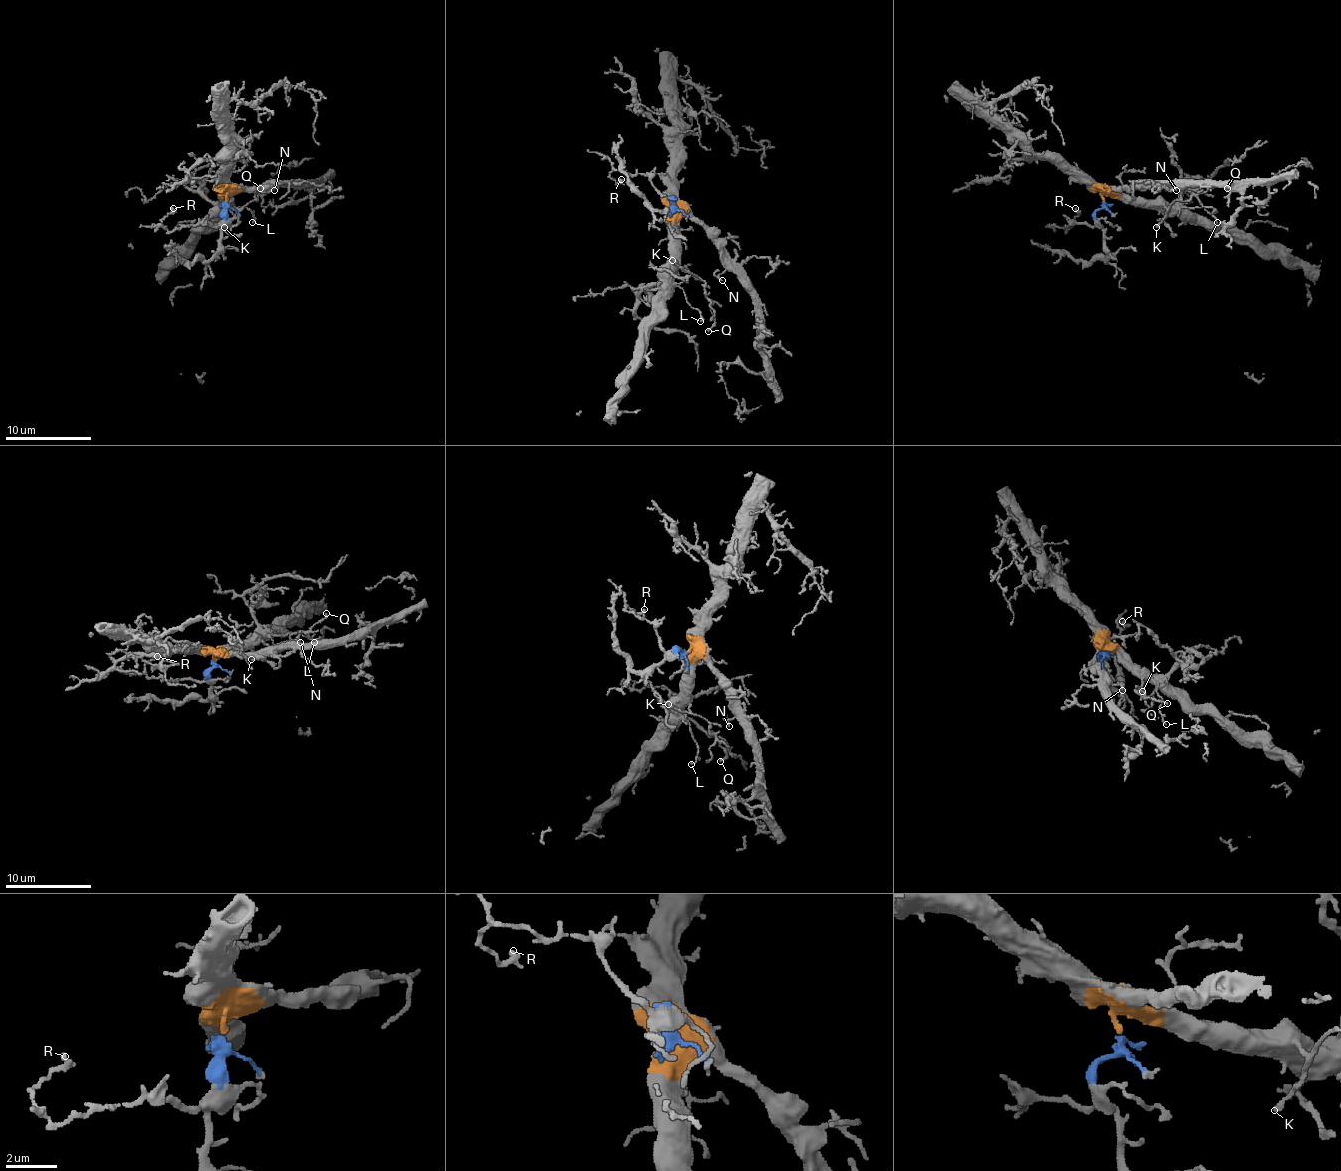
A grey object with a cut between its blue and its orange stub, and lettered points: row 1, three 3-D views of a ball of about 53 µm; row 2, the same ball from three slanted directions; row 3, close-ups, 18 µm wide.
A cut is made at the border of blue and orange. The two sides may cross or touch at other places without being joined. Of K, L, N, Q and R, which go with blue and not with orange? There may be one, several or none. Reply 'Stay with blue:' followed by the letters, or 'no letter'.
Stay with blue: R

